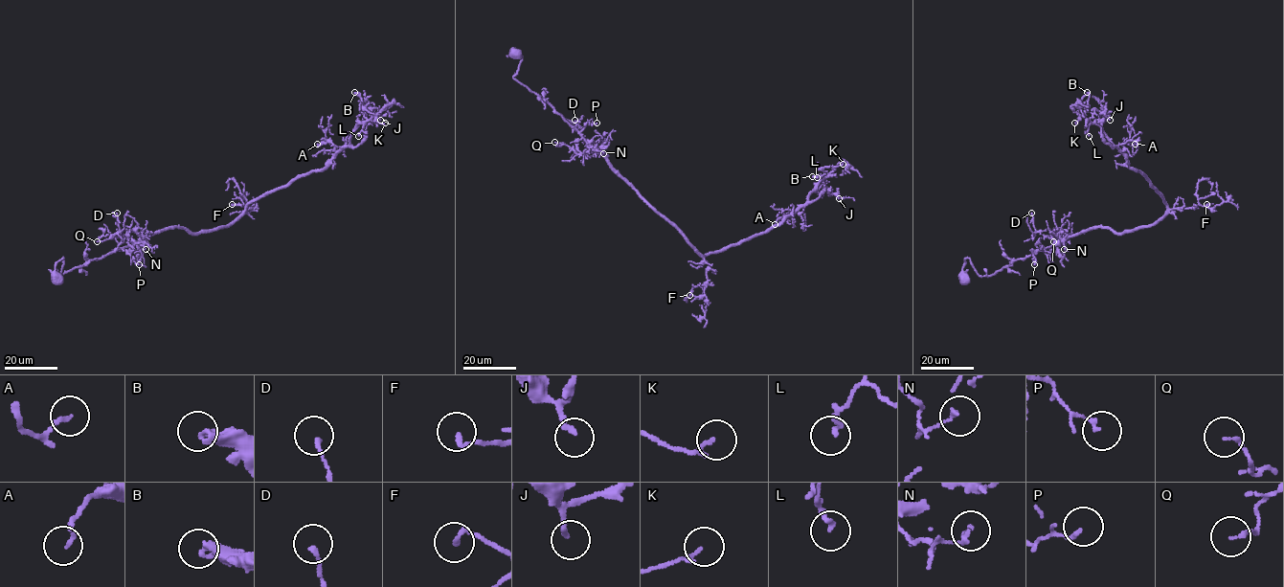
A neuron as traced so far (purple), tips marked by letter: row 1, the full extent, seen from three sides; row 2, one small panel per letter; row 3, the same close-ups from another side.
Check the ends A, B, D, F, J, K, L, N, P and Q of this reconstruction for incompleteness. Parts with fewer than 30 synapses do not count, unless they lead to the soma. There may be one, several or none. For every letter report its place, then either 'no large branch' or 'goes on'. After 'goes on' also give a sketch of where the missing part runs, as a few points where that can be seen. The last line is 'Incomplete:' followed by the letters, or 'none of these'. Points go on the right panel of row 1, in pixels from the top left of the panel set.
A: at (1135, 144); no large branch
B: at (1087, 92); no large branch
D: at (1031, 213); no large branch
F: at (1206, 204); no large branch
J: at (1110, 120); no large branch
K: at (1074, 123); no large branch
L: at (1089, 136); no large branch
N: at (1064, 249); no large branch
P: at (1034, 264); no large branch
Q: at (1053, 241); no large branch
Incomplete: none of these

